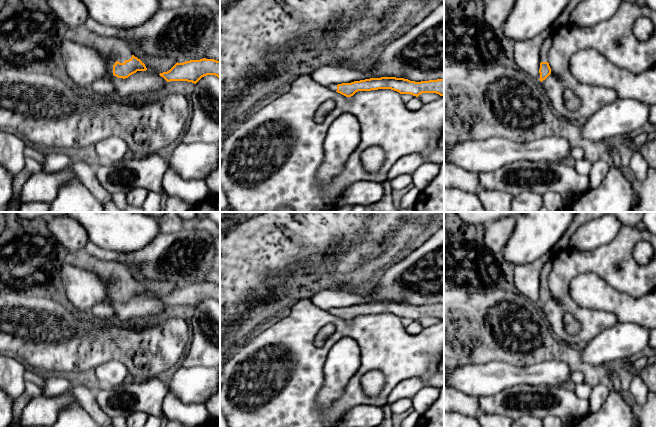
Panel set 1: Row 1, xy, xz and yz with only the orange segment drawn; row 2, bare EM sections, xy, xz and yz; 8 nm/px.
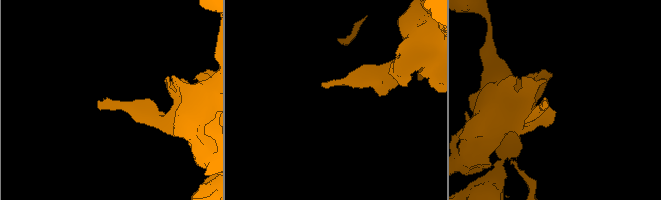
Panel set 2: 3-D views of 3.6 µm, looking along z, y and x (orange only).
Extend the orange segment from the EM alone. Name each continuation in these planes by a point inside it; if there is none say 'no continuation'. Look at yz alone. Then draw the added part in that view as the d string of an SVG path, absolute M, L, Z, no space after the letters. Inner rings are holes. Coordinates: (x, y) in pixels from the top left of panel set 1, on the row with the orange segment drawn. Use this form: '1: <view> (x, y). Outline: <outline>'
1: yz (546, 44). Outline: M547 37L541 44L540 61L548 62L548 53L552 45L552 37Z

